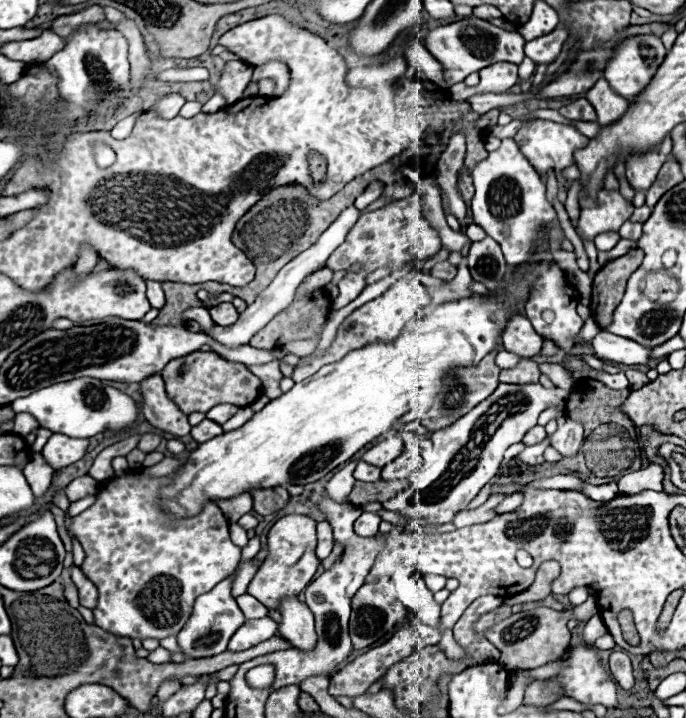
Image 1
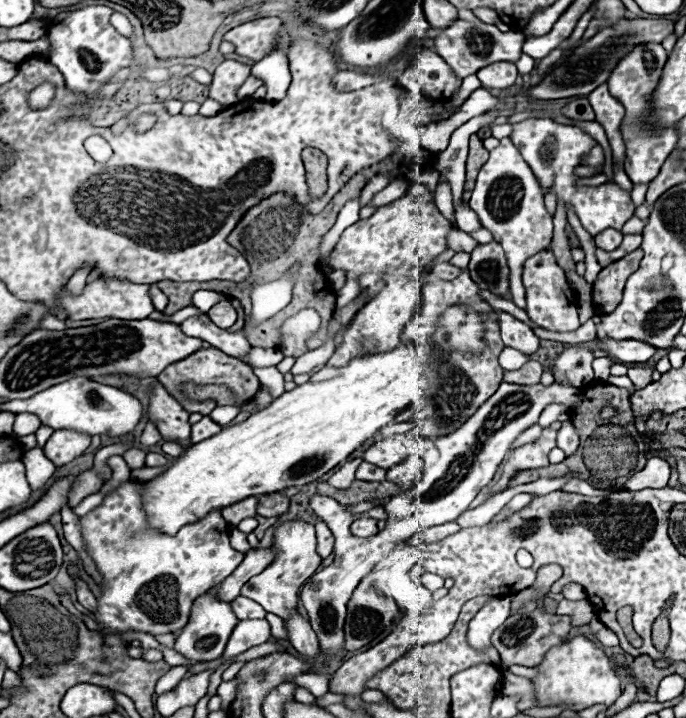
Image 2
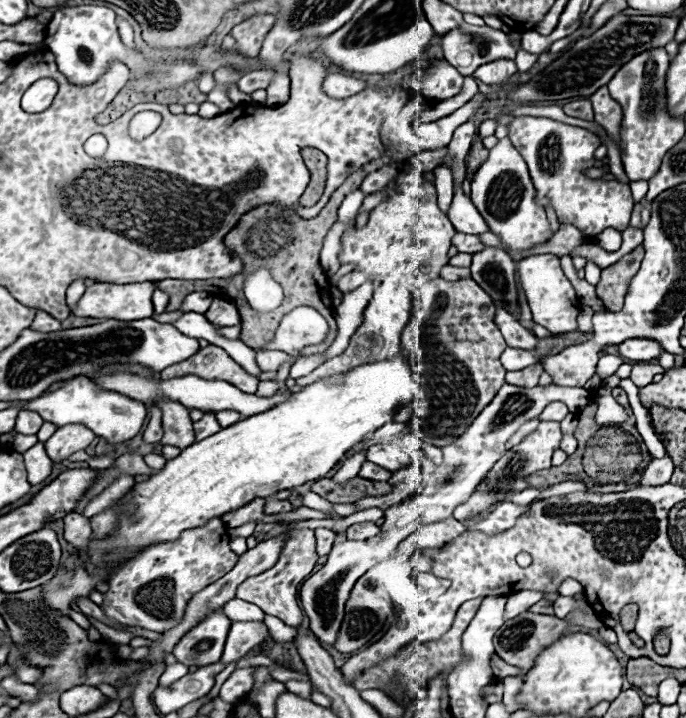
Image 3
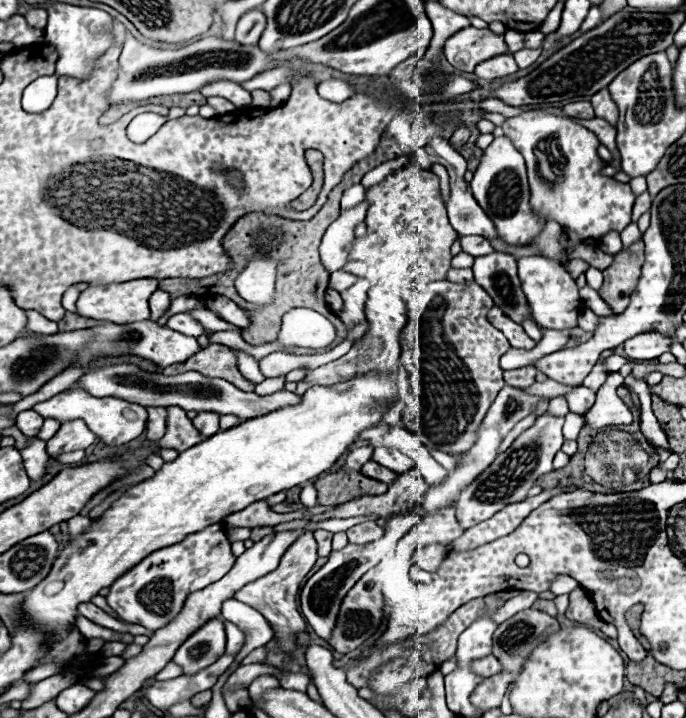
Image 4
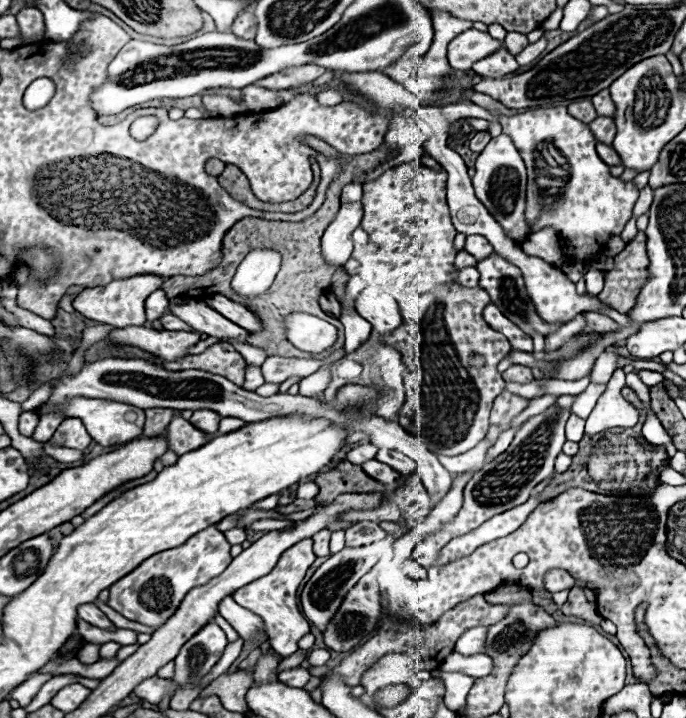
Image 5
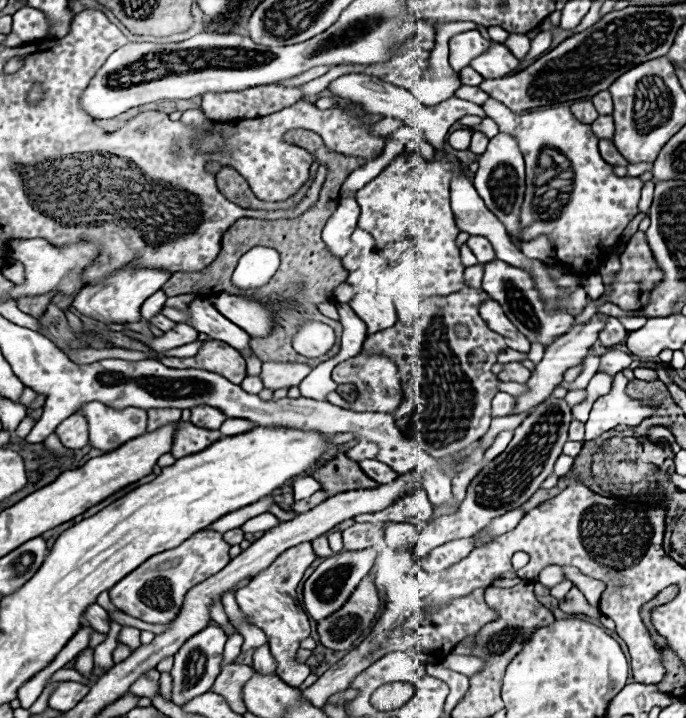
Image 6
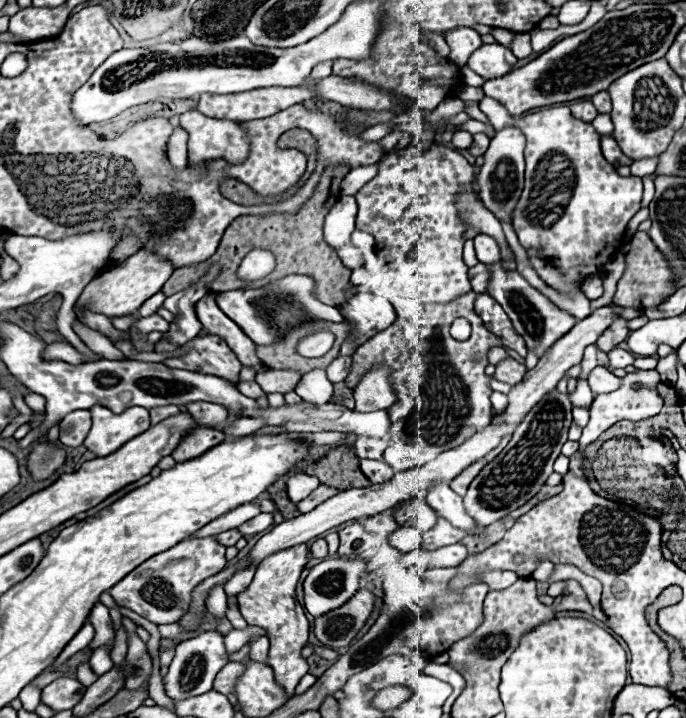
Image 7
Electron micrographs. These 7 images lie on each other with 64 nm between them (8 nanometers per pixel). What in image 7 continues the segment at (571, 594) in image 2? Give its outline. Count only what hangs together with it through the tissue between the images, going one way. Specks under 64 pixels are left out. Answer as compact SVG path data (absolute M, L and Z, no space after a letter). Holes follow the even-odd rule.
M542 560L542 562L538 562L532 578L538 580L538 582L546 582L546 578L548 578L550 572L552 572L552 568L554 568L554 564L550 564L550 560Z

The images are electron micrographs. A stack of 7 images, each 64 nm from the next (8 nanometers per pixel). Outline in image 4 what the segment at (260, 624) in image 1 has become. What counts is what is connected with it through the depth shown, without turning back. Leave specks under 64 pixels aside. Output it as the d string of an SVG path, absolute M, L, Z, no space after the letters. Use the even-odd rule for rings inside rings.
M224 622L224 626L226 626L226 636L228 636L226 652L228 652L228 654L234 654L234 652L238 652L238 650L242 648L242 644L244 644L244 632L242 632L236 624L232 624L232 622Z

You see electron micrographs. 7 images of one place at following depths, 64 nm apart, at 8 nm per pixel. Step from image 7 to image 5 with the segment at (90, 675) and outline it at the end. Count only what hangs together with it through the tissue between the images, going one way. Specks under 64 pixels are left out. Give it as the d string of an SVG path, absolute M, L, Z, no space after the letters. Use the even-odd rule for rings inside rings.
M86 643L80 649L80 656L78 652L76 657L81 663L85 665L93 664L99 660L99 648L100 648L100 645L98 644Z

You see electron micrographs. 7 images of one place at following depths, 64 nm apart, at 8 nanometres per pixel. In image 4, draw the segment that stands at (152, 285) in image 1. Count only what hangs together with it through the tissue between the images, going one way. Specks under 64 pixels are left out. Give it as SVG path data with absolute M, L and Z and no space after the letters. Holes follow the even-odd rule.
M156 290L156 292L150 296L148 304L150 304L150 320L156 322L156 320L168 310L168 306L170 306L170 298L168 298L166 292Z

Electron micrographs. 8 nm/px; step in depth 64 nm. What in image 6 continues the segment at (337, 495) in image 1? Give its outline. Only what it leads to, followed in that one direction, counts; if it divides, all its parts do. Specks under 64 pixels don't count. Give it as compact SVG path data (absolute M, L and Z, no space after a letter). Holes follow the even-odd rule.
M360 440L360 442L358 442L352 450L348 450L346 454L348 454L352 460L360 462L360 460L366 460L366 458L376 458L378 452L380 452L380 446L378 446L378 444L374 444L374 442L366 442L366 440Z

